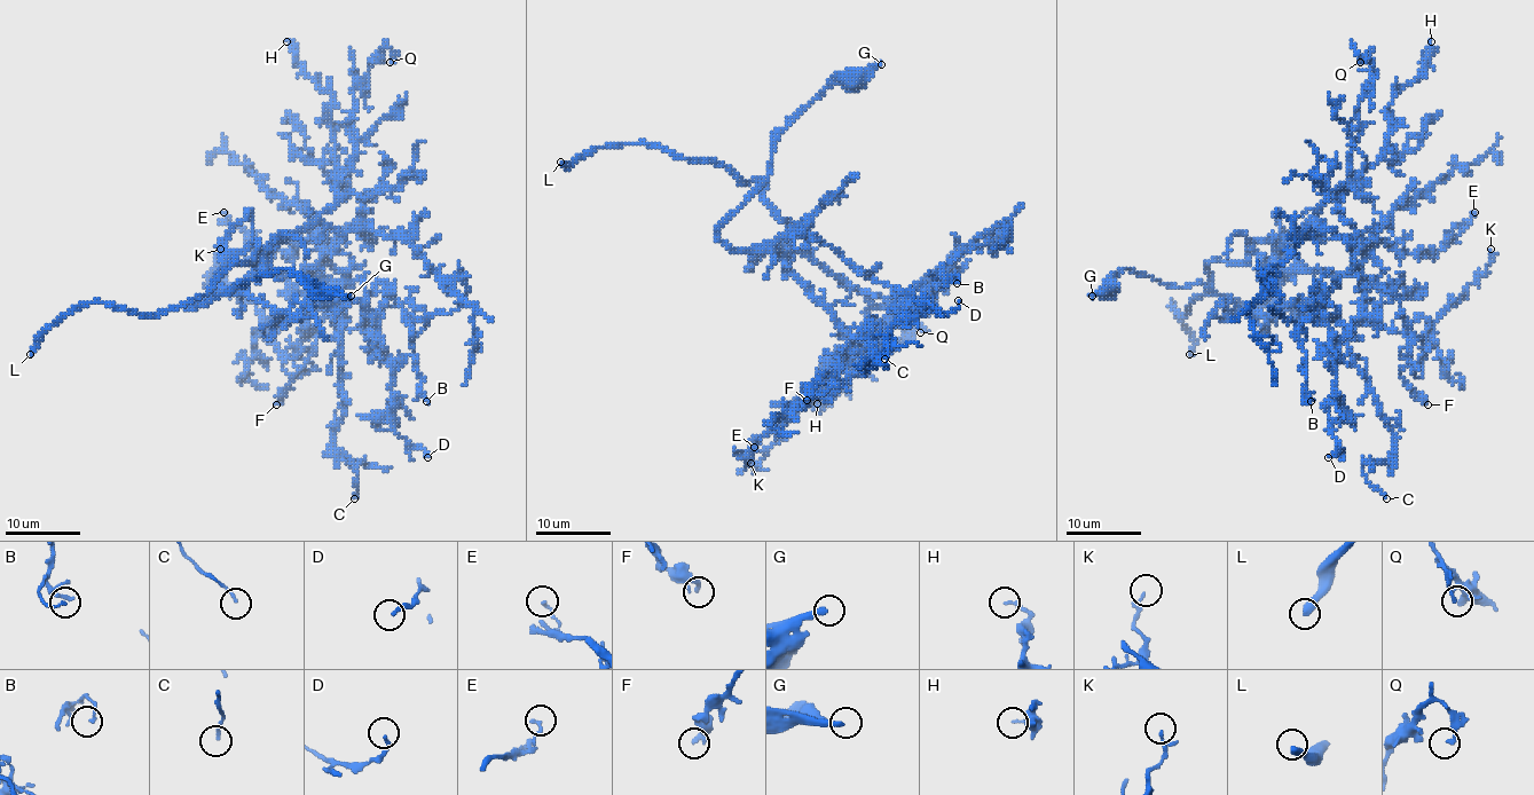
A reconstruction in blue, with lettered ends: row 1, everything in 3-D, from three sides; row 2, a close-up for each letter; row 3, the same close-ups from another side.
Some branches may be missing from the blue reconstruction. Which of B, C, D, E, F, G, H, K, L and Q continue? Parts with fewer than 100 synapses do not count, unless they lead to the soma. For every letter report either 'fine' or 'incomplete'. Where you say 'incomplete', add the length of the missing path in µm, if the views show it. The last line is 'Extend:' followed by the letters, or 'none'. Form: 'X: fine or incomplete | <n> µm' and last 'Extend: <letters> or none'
B: fine
C: fine
D: fine
E: fine
F: fine
G: incomplete | 10 µm
H: fine
K: fine
L: fine
Q: fine
Extend: G

